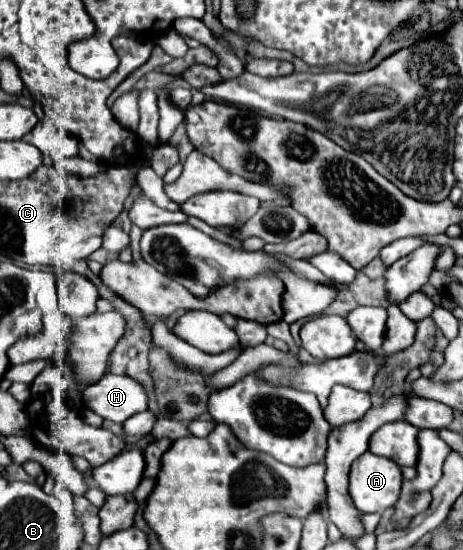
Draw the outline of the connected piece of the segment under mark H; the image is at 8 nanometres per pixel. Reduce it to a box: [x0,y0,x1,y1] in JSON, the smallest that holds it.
[83,374,149,422]

